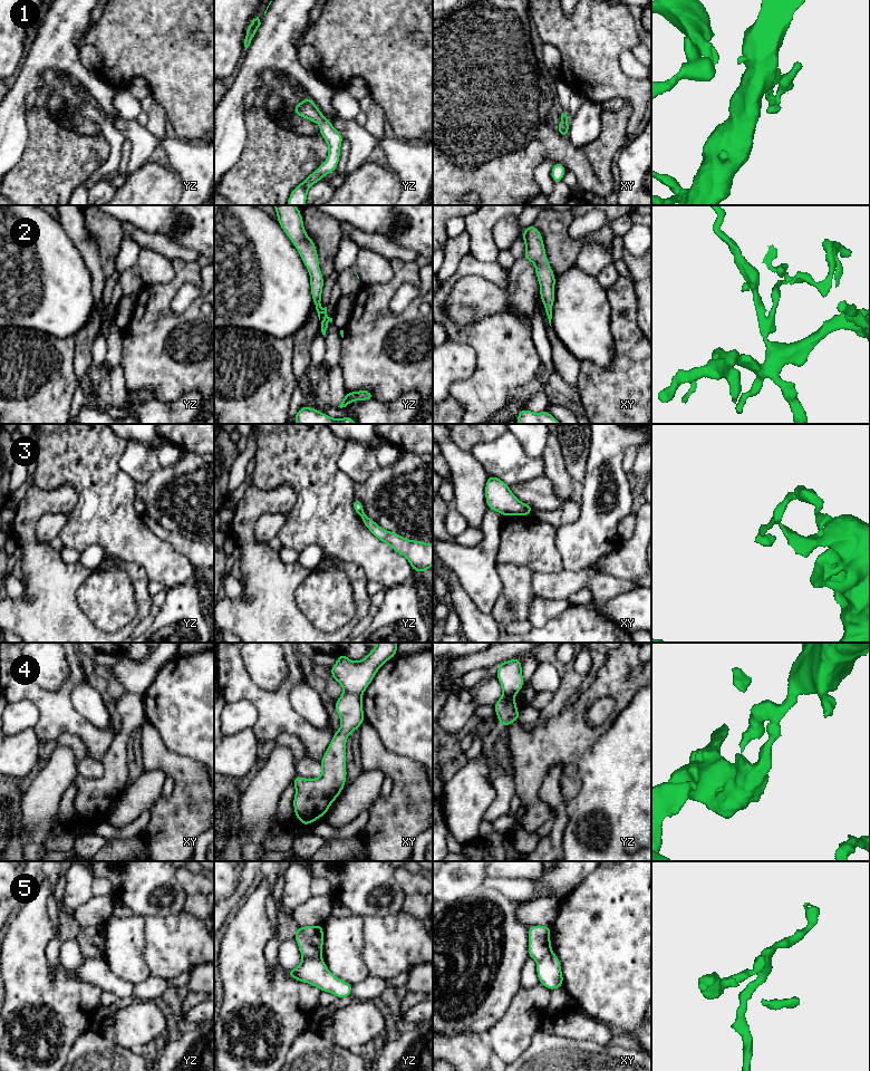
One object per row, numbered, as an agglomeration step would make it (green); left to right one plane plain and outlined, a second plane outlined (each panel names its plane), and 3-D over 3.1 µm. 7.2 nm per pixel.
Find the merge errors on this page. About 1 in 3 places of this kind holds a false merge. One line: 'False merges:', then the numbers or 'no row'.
False merges: 3, 4, 5

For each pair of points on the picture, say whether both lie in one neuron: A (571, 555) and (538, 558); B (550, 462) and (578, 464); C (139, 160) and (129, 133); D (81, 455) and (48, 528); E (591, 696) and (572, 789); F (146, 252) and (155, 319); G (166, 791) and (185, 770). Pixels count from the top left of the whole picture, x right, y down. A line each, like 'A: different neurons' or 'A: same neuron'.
A: different neurons
B: different neurons
C: same neuron
D: different neurons
E: same neuron
F: different neurons
G: different neurons

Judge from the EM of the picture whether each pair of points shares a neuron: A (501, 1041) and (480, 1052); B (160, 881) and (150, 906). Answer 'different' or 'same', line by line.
A: different
B: same

